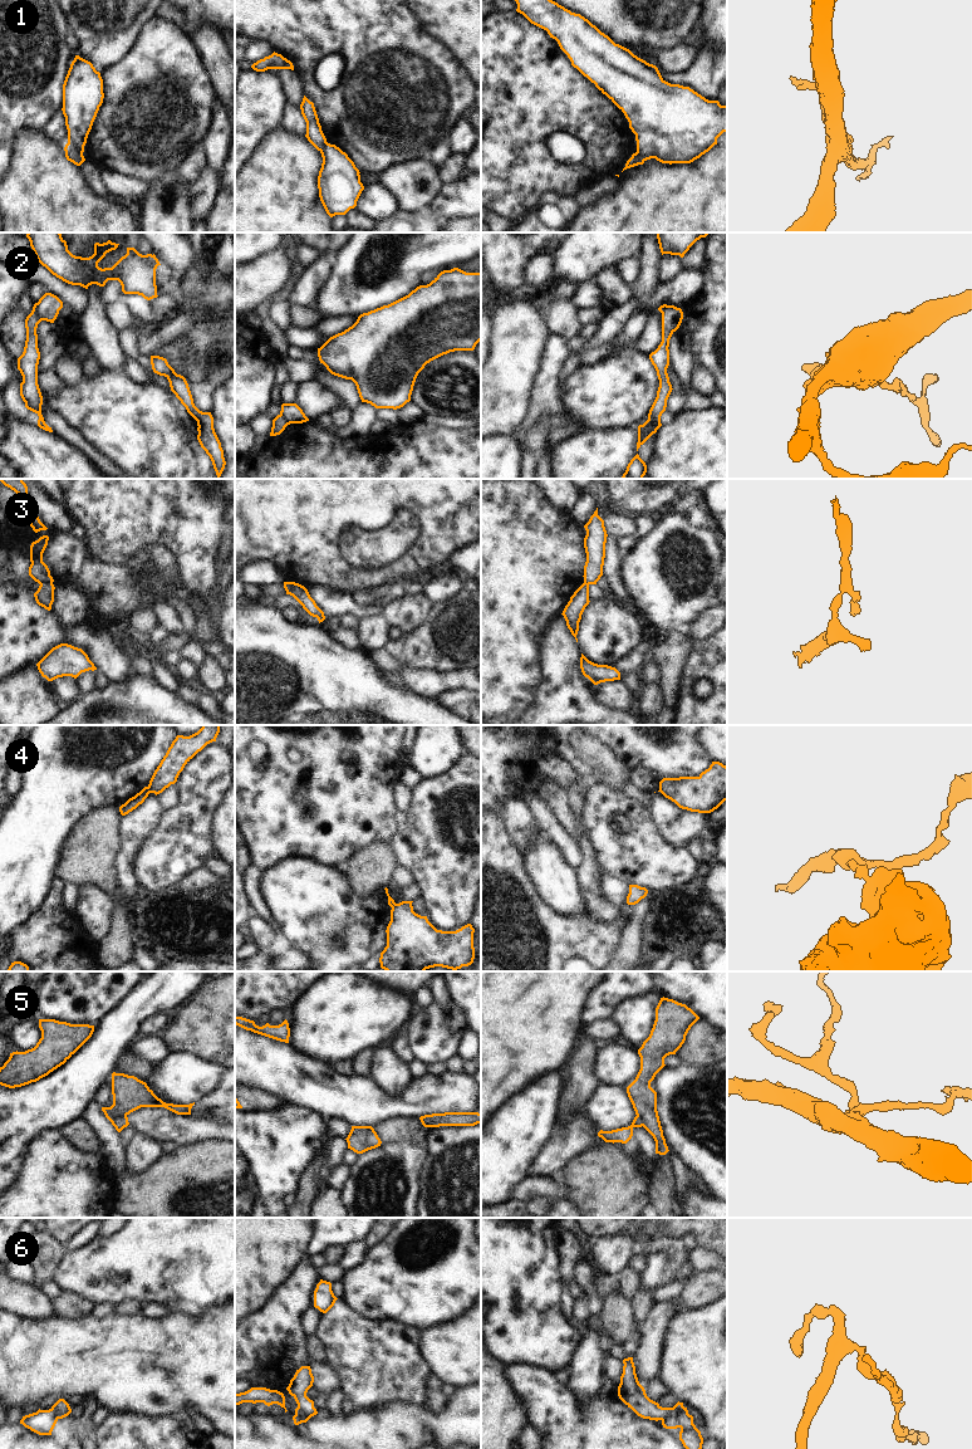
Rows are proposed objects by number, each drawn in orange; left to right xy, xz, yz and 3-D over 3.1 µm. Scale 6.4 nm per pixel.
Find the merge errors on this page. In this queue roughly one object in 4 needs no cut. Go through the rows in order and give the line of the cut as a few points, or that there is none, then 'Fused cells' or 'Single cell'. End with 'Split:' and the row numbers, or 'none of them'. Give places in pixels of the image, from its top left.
1: Split along xy (68, 142), (79, 151), (84, 160). Fused cells
2: Split along xy (33, 308), (40, 321). Fused cells
3: Split along xy (52, 582), (43, 582), (40, 585). Fused cells
4: Split along xy (147, 787), (150, 792). Fused cells
5: Split along xy (126, 1115), (117, 1116), (111, 1121). Fused cells
6: Split along yz (662, 1419), (672, 1410), (677, 1410), (692, 1424). Fused cells
Split: 1, 2, 3, 4, 5, 6.

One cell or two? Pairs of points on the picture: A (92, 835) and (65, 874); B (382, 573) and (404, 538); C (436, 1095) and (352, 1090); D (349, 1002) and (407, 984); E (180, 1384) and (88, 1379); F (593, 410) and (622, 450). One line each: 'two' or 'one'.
A: one
B: two
C: one
D: two
E: one
F: two

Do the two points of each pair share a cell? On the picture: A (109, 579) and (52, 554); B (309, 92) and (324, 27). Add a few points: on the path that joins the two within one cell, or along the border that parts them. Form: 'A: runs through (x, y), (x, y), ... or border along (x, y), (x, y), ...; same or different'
A: runs through (96, 579), (83, 574), (65, 561); same
B: runs through (307, 76), (308, 43); same

